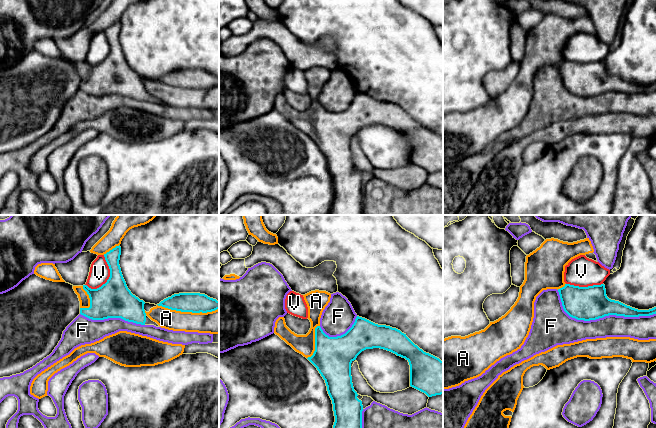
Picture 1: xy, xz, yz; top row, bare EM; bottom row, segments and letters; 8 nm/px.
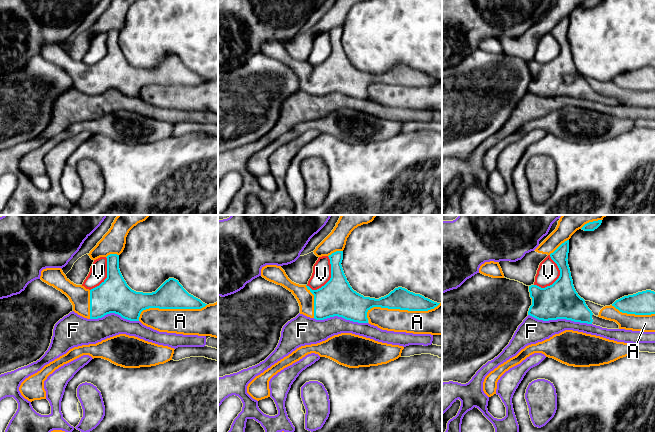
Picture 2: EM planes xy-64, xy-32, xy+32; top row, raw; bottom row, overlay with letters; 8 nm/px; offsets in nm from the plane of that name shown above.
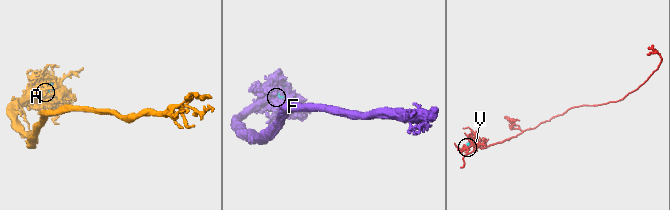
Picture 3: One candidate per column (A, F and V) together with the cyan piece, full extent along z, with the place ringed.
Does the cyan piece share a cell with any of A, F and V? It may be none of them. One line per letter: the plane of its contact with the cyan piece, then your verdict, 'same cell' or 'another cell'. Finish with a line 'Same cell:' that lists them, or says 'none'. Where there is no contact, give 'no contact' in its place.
A: meets cyan in xy; same cell
F: meets cyan in yz; another cell
V: meets cyan in xy; another cell
Same cell: A

